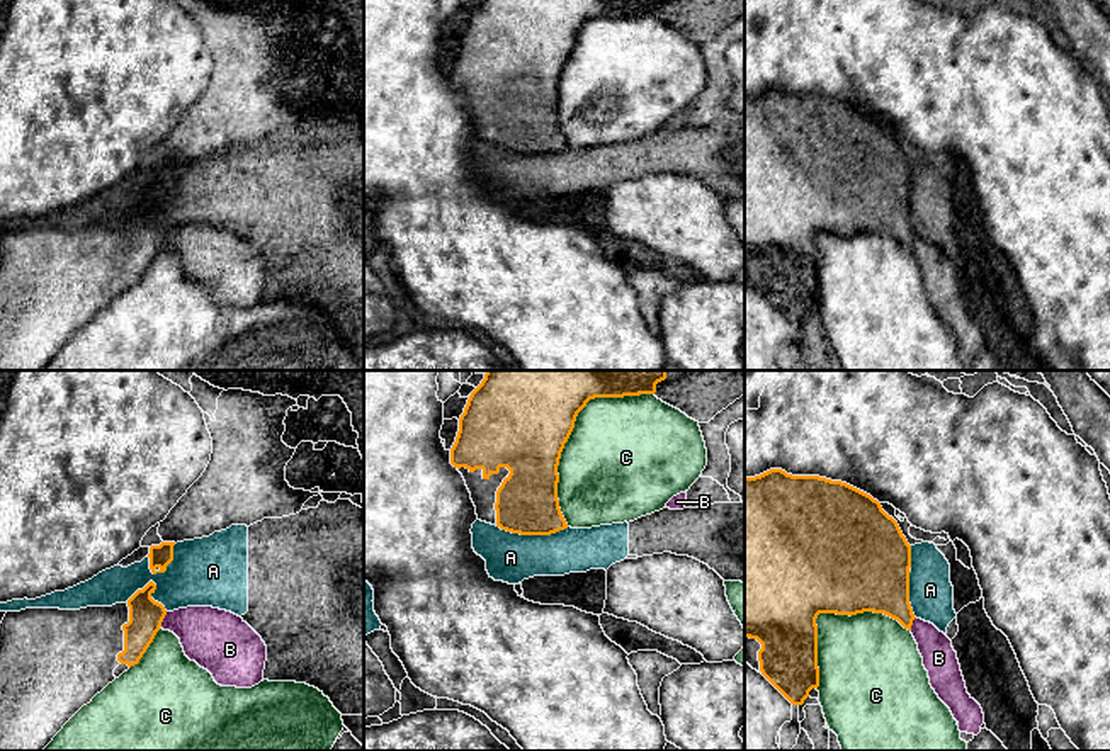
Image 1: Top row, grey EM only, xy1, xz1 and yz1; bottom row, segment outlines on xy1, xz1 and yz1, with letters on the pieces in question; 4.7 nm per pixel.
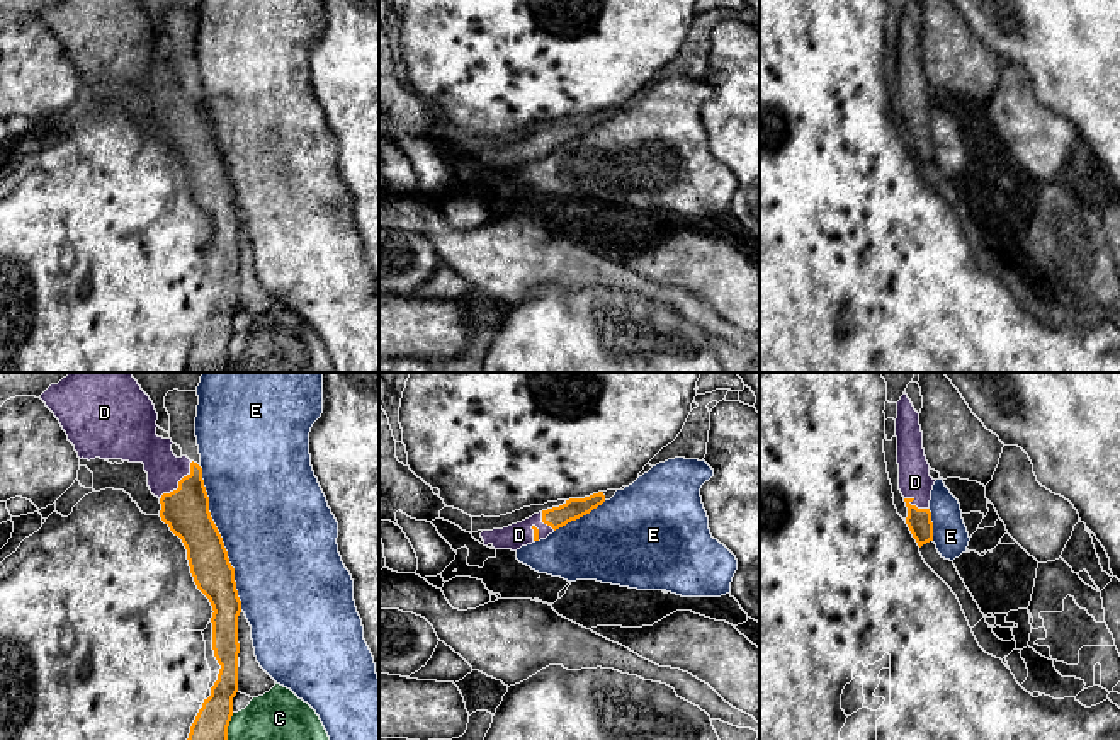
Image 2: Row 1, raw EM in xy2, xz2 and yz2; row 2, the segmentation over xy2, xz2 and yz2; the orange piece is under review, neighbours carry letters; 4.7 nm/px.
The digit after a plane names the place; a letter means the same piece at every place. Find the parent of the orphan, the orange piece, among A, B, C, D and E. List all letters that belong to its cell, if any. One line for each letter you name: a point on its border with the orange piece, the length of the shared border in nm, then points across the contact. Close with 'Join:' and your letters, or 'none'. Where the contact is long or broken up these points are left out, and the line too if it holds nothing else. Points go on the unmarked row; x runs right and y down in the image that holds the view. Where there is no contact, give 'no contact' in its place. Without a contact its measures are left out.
D: xy2 (179, 102) | 240 nm | across xy2 (186, 130), (179, 102), (165, 89)
Join: D

